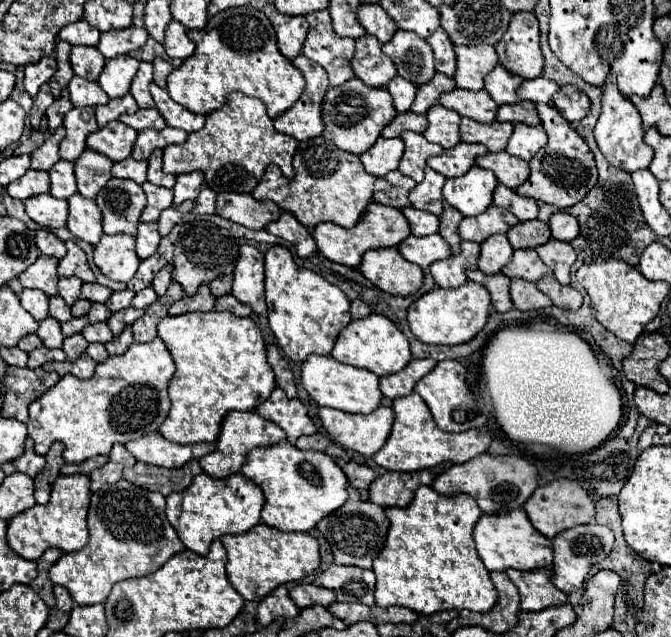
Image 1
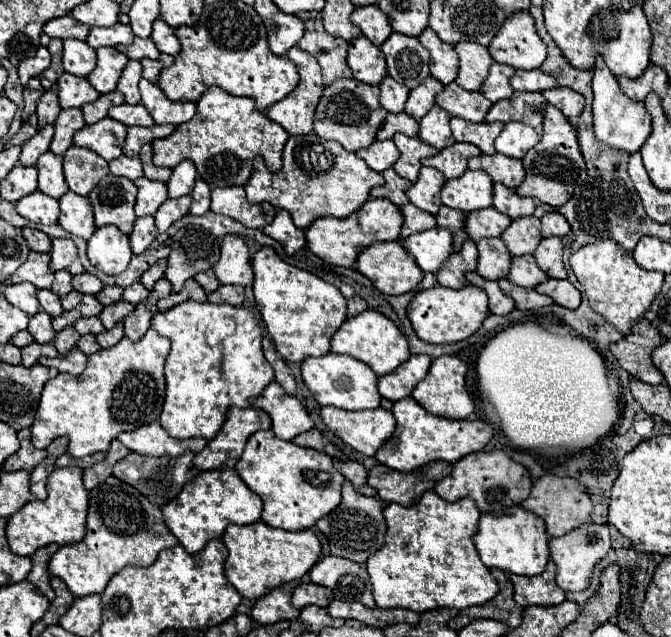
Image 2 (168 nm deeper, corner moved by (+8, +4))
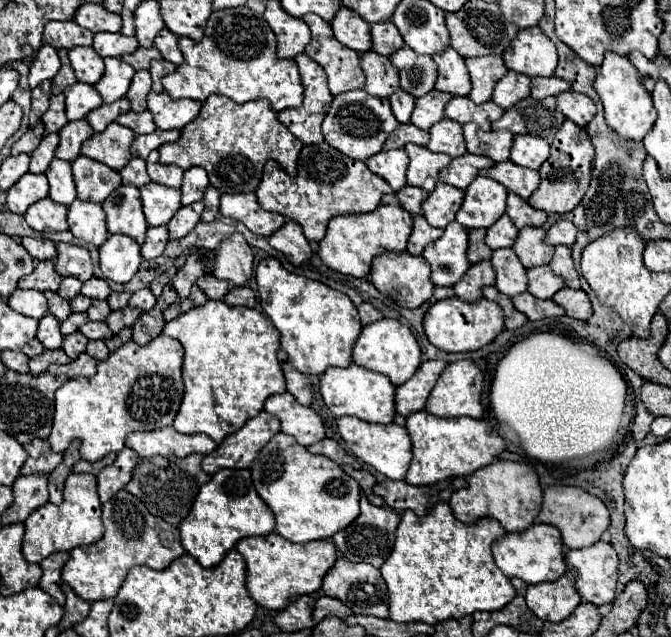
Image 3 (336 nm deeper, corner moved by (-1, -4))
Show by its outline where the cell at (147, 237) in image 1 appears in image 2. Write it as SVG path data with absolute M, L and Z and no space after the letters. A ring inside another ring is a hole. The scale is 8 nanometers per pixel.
M153 216L137 218L137 220L135 220L135 226L133 226L133 232L131 232L131 236L129 236L133 254L145 252L147 246L155 240L155 236L157 236L157 228L155 228L155 222L153 222Z

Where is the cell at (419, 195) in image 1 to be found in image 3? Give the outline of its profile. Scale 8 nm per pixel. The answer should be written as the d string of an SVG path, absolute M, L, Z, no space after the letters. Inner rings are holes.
M438 182L436 190L430 192L428 200L422 204L422 212L424 218L428 220L430 226L434 228L444 228L446 224L450 224L458 212L458 208L462 206L464 200L464 192Z

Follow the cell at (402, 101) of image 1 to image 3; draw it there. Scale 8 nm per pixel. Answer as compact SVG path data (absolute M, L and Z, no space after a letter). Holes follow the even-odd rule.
M398 88L392 96L390 96L390 104L392 104L392 112L396 116L396 120L400 124L408 124L410 122L410 114L414 110L414 102L416 98L412 94L406 94L402 88Z

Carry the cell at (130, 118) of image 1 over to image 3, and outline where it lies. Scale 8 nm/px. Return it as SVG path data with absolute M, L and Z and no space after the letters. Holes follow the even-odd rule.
M130 110L130 112L122 114L122 116L118 116L116 122L122 124L122 126L126 126L126 128L130 128L134 134L150 134L150 132L156 130L156 124L154 124L152 114L148 110L140 112L140 114L136 114L136 112Z

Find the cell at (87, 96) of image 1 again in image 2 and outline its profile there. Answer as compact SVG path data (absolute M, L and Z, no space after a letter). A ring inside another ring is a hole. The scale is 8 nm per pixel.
M63 72L59 76L57 84L59 84L59 104L61 104L61 108L81 108L83 104L99 98L99 92L89 84L87 78Z

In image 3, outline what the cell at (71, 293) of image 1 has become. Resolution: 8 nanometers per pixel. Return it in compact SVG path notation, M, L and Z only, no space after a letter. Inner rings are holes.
M64 278L58 288L58 294L66 300L72 300L74 296L80 294L80 288L82 288L82 282L78 278Z

